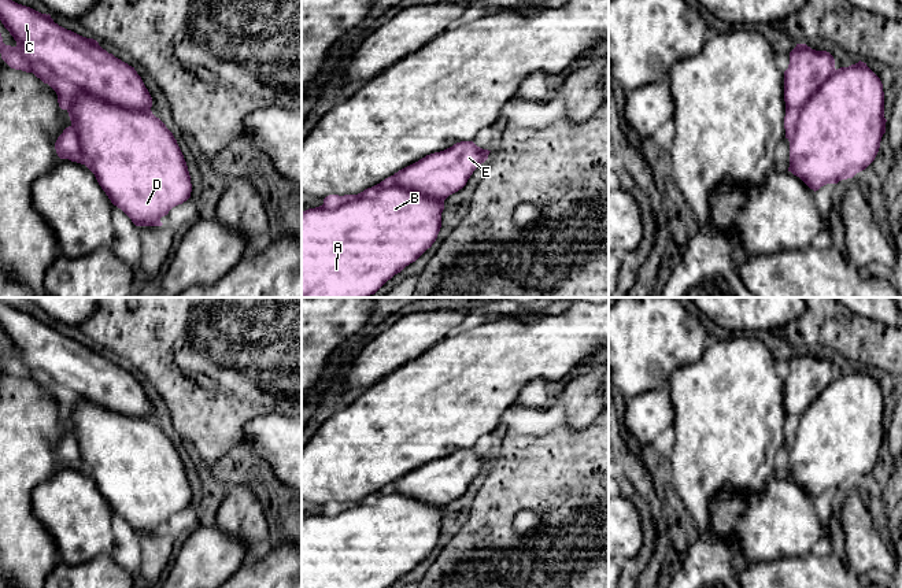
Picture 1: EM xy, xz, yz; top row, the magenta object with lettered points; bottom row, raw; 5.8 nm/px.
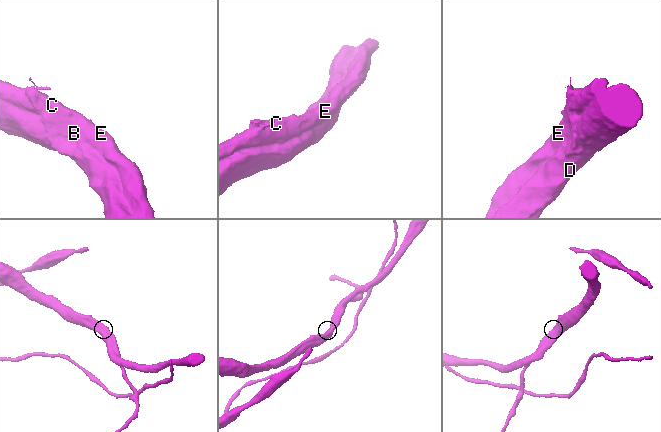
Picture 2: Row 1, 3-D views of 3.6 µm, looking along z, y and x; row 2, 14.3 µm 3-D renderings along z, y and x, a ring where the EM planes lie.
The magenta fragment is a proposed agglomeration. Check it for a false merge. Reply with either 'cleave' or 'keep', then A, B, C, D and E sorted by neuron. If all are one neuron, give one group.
keep; A B C D E

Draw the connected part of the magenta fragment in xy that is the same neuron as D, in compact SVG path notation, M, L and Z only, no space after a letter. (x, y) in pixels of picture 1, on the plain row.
M1 302L0 328L16 348L15 354L5 352L0 340L1 366L11 376L33 380L48 391L58 402L59 414L69 419L71 432L55 450L58 463L85 471L111 510L136 533L162 533L160 525L191 504L191 482L173 440L152 421L152 404L134 374L108 360L96 347L59 333L49 321L41 321Z

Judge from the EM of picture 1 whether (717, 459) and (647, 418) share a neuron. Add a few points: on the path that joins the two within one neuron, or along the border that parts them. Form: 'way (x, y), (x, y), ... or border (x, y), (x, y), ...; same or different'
border (669, 392), (673, 424); different

